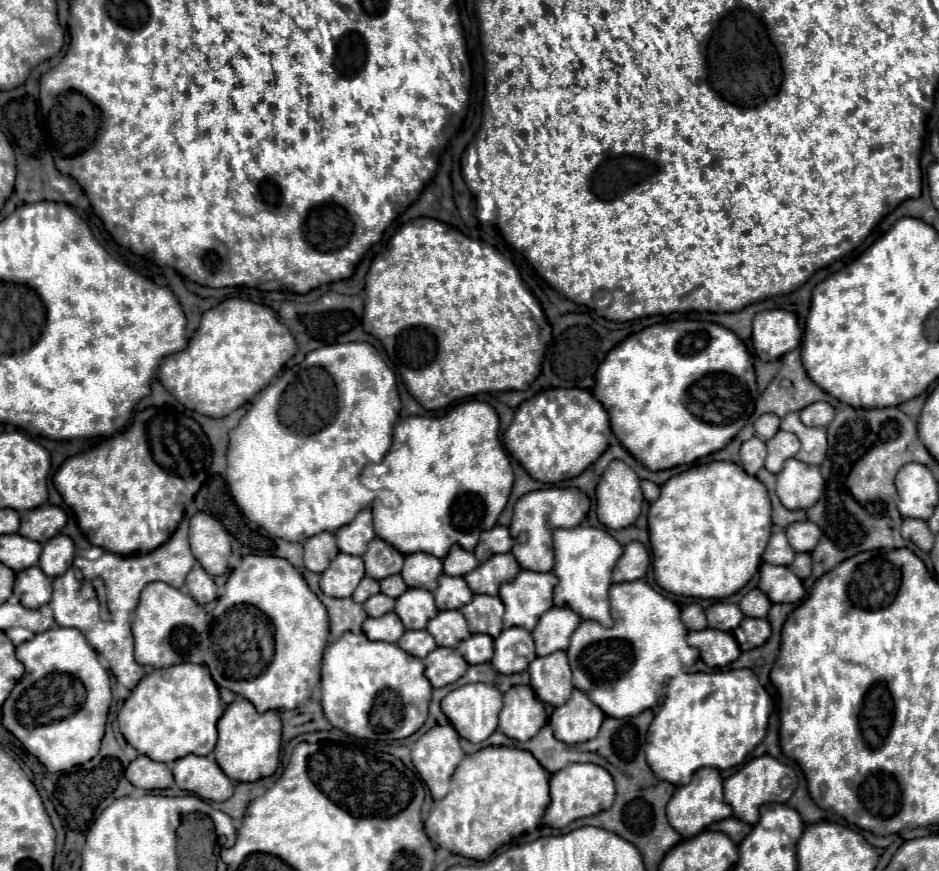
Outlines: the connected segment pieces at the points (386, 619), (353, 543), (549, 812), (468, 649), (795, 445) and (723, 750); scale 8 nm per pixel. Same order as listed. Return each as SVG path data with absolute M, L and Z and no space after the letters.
M388 613L382 617L368 617L364 621L362 631L366 633L368 639L372 641L388 641L388 643L396 643L400 639L400 635L406 631L404 625L400 623L400 617L396 613Z
M370 507L362 509L356 519L336 531L336 543L338 549L350 555L364 555L368 549L368 543L376 537L372 527L372 513Z
M570 763L568 767L552 773L550 777L550 805L544 813L544 821L550 827L562 829L574 819L606 811L608 807L612 807L614 797L616 797L614 779L604 767L596 763Z
M472 635L460 641L456 651L460 651L460 655L464 655L470 665L488 663L492 659L492 643L494 639L490 635Z
M778 431L770 441L766 441L768 447L768 457L766 457L766 469L772 473L778 473L784 465L786 459L794 457L800 449L800 441L796 435L788 431Z
M750 669L682 673L668 683L664 705L648 729L648 765L658 779L672 785L690 783L700 767L728 769L740 765L764 739L770 707L770 695Z

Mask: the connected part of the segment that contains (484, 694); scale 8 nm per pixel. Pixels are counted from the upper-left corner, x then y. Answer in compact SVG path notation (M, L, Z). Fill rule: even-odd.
M486 683L462 685L462 687L454 689L454 691L450 691L442 699L444 715L450 719L450 723L458 731L458 735L466 737L472 743L480 743L480 741L488 739L494 733L494 729L498 725L500 707L502 707L502 691L496 689L494 685L486 685Z

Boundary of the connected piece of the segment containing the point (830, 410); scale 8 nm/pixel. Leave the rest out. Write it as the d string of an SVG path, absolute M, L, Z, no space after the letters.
M826 401L810 403L808 407L804 407L800 411L802 423L810 425L810 427L828 427L828 423L832 421L832 415L834 415L834 407Z

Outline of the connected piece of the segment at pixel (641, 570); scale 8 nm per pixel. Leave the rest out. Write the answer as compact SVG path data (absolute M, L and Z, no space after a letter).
M632 541L624 545L624 553L614 567L614 583L642 579L646 575L648 565L650 565L650 557L642 543Z

